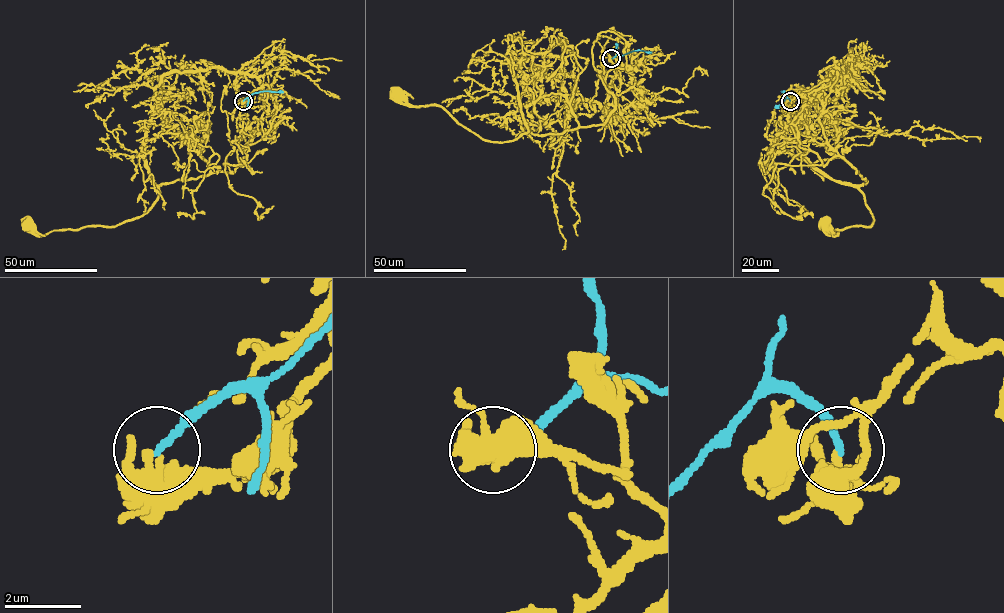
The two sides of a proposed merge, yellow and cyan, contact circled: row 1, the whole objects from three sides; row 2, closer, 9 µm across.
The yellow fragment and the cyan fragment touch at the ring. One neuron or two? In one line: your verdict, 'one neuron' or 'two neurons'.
two neurons

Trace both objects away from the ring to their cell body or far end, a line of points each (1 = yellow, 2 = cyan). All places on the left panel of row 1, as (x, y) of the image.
1: (243, 101), (262, 88), (233, 173), (162, 183), (112, 226), (39, 236), (29, 222)
2: (243, 100), (261, 91), (283, 92)

